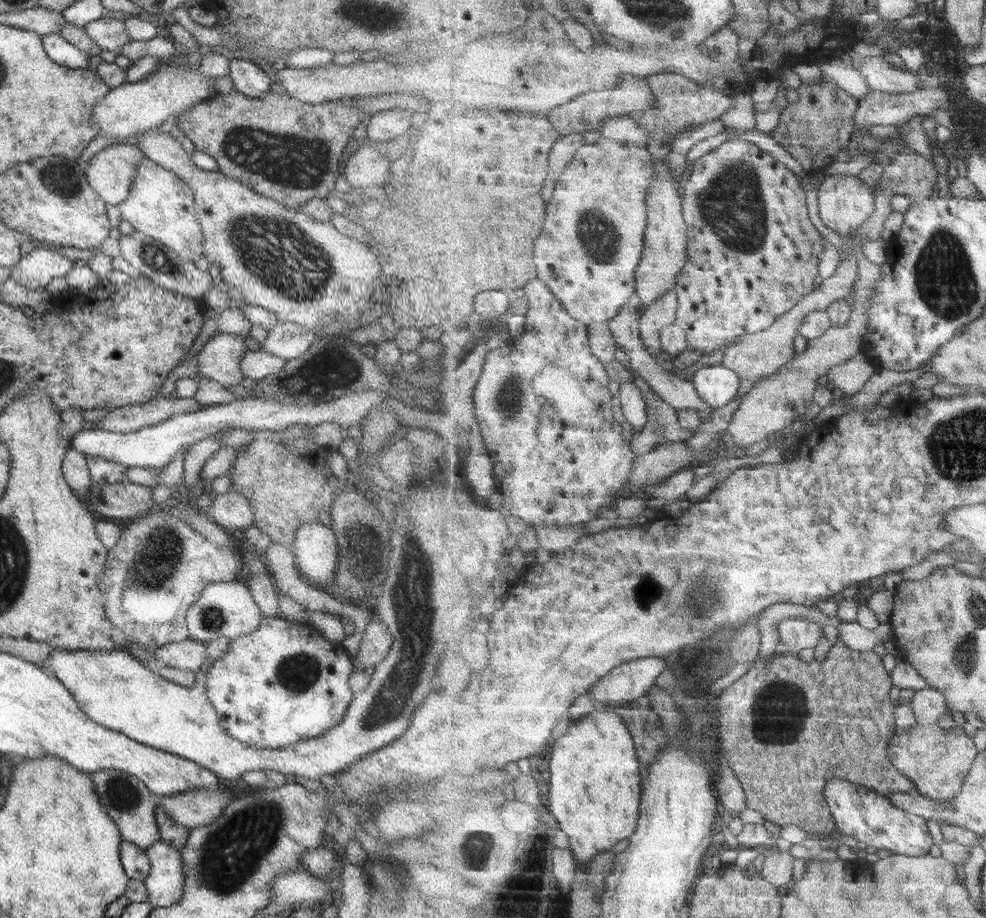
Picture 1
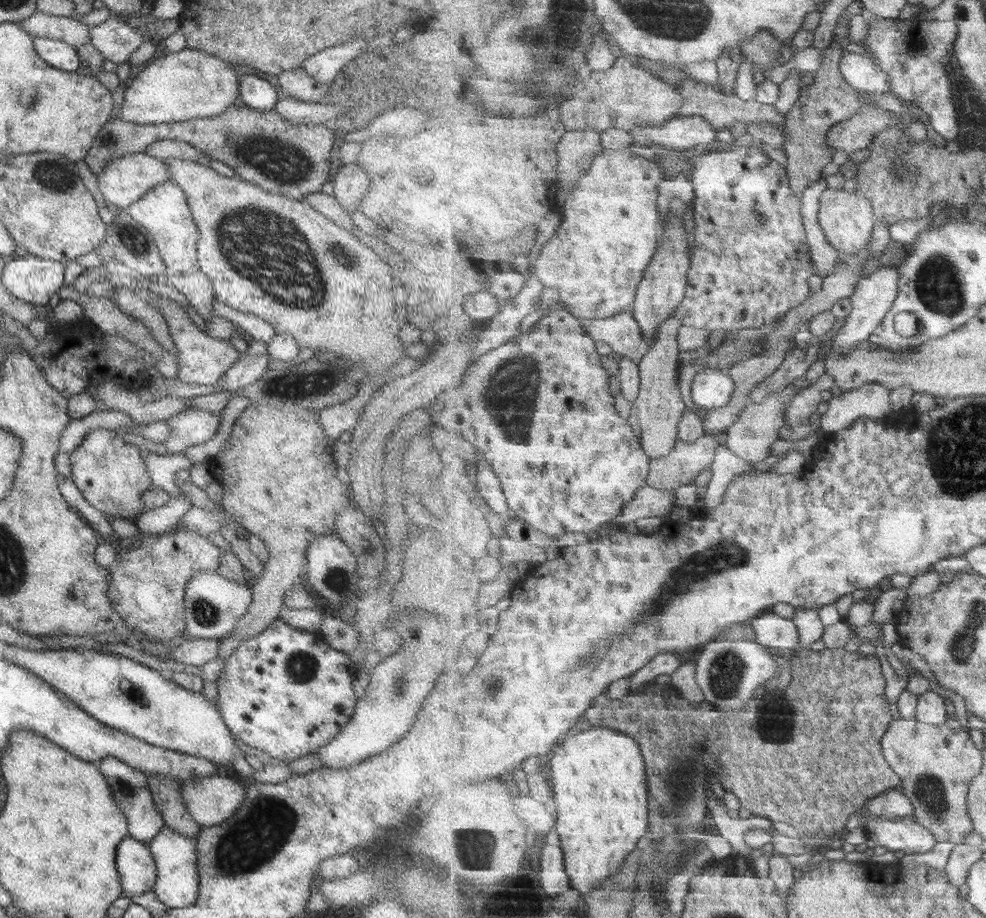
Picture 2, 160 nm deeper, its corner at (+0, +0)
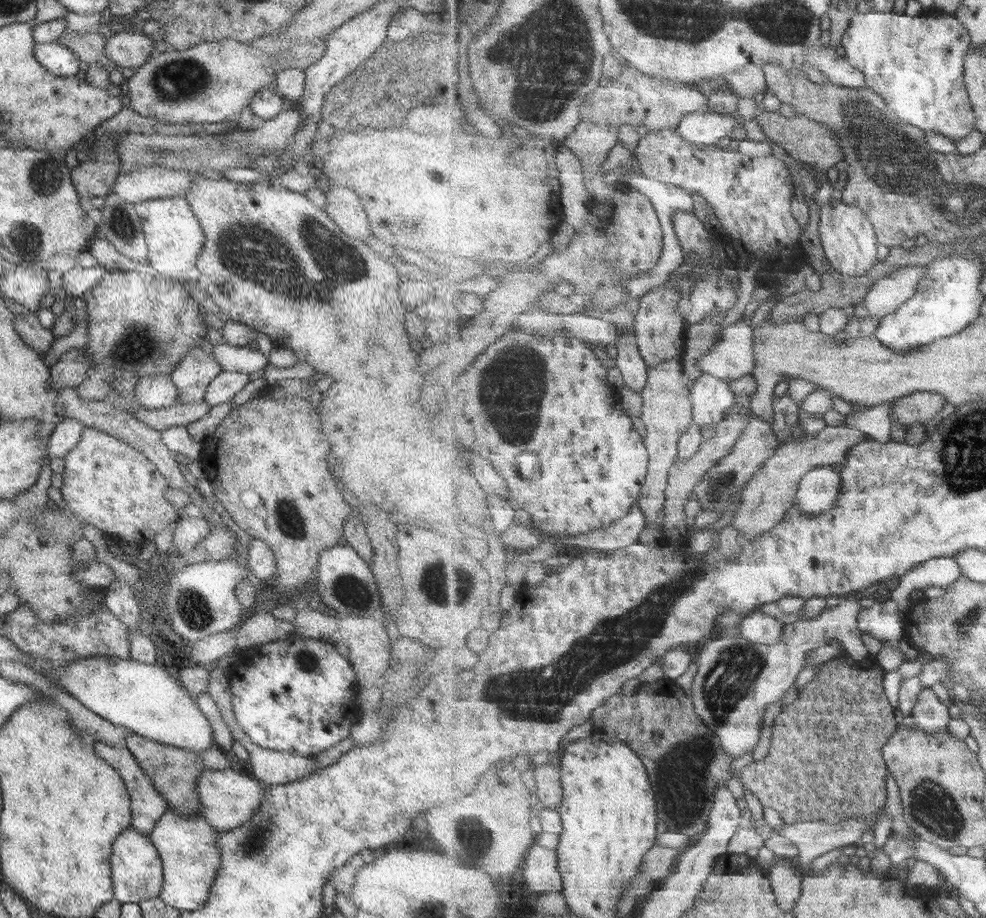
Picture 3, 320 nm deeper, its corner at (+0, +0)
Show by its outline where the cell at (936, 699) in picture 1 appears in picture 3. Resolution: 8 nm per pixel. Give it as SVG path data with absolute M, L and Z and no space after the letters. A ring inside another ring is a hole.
M922 687L912 710L915 725L929 734L948 730L951 720L949 707L945 706L931 688Z

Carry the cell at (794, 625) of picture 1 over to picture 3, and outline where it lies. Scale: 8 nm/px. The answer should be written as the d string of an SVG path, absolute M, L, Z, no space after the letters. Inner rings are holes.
M756 610L753 614L742 616L741 636L751 642L772 645L780 641L785 624L769 614Z

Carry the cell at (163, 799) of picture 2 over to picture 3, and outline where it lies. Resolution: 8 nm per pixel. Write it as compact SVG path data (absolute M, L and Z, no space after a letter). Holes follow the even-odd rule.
M135 734L126 736L125 744L125 749L133 756L139 768L143 770L143 774L149 778L155 792L161 796L169 809L182 814L181 816L191 816L200 812L201 806L195 792L195 782L203 769L197 753L158 743Z

